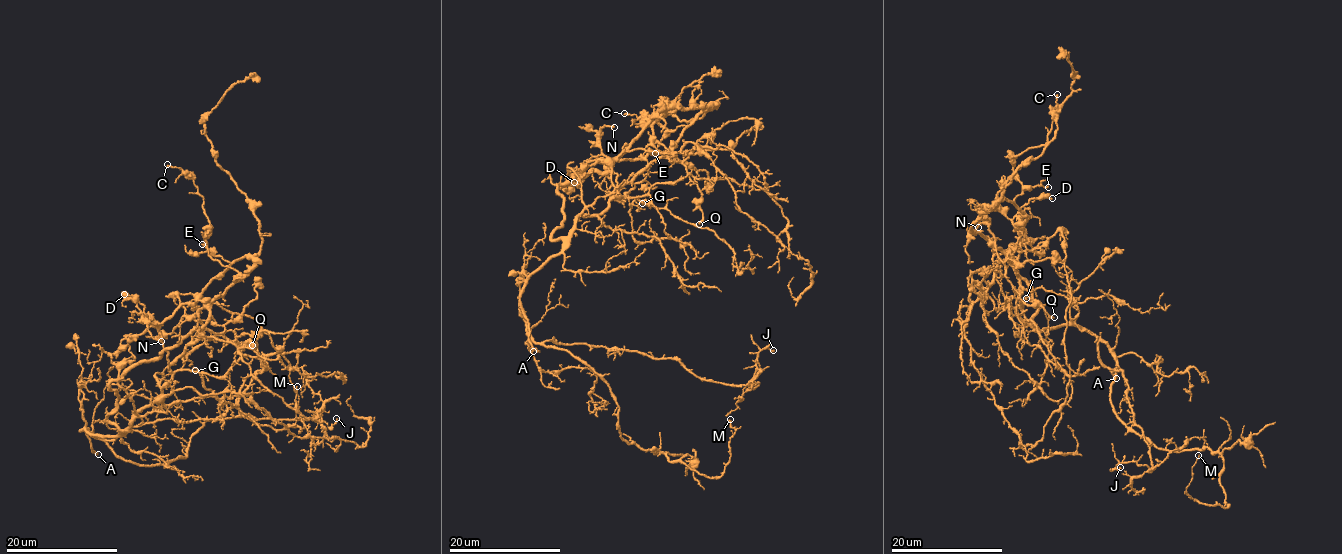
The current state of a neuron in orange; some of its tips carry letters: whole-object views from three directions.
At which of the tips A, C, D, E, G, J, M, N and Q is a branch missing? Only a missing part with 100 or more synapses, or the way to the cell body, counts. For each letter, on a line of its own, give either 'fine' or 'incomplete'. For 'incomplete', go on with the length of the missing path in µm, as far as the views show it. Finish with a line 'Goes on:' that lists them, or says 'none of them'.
A: incomplete | 45 µm
C: fine
D: fine
E: fine
G: fine
J: fine
M: fine
N: fine
Q: fine
Goes on: A

